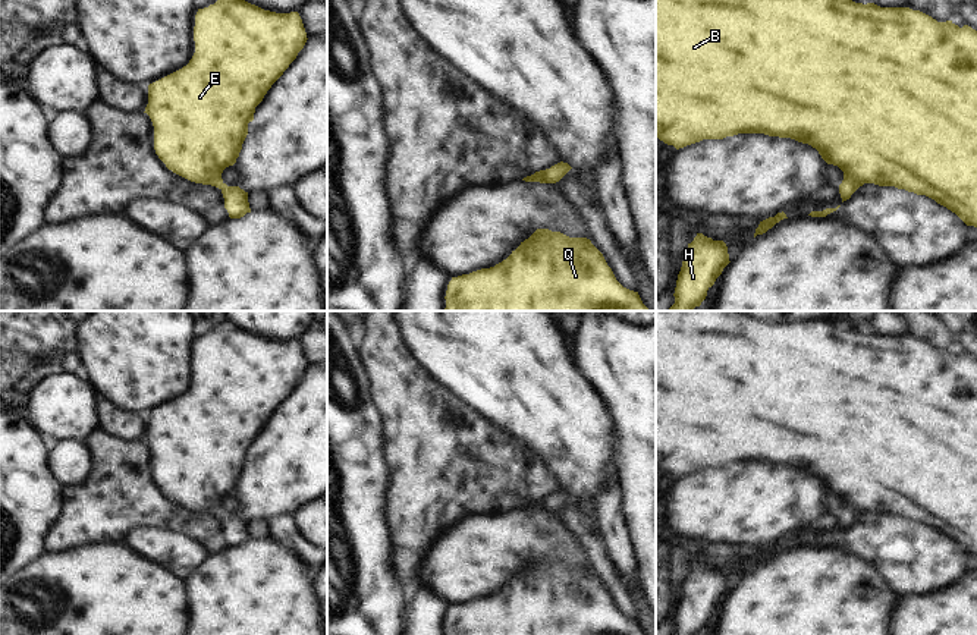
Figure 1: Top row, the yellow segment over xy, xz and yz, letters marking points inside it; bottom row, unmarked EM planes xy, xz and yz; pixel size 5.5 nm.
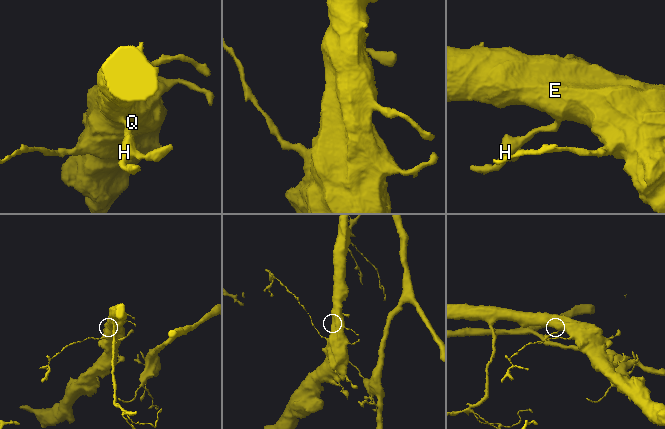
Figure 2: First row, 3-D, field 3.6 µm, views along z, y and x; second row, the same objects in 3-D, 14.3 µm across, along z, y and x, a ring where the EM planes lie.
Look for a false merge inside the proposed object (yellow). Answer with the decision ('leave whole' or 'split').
leave whole

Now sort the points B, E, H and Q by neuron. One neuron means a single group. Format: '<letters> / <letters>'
B E H Q

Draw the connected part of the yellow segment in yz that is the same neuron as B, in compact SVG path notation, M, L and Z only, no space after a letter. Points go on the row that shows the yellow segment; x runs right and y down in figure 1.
M656 0L656 138L679 150L703 139L723 139L738 133L764 133L811 145L827 164L838 166L844 172L844 180L839 185L842 202L864 183L895 186L926 195L955 213L967 226L977 227L977 31L968 25L959 28L952 21L937 22L910 7L880 7L874 3L863 4L852 0Z

